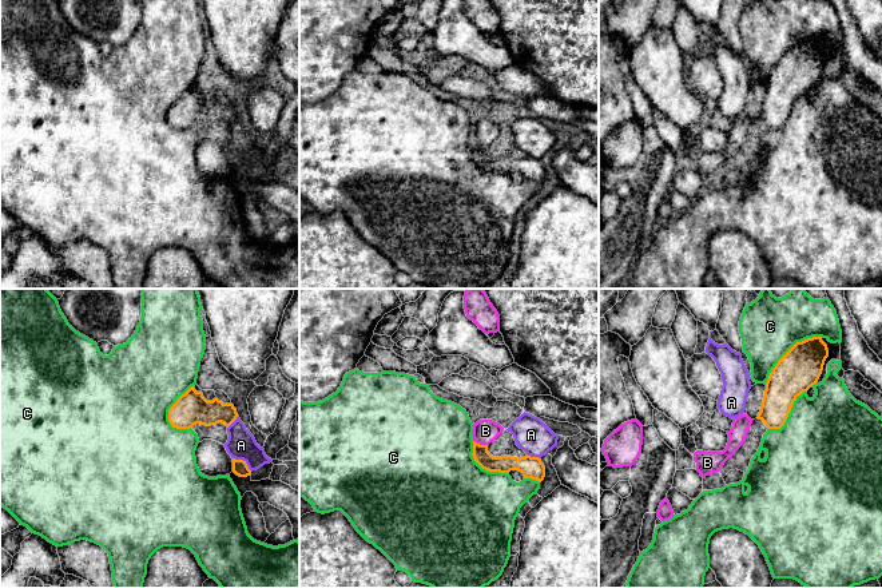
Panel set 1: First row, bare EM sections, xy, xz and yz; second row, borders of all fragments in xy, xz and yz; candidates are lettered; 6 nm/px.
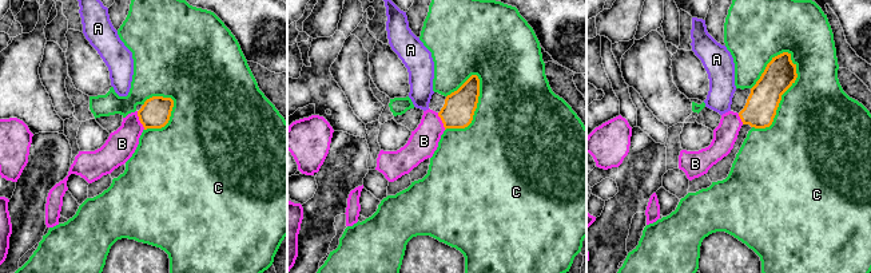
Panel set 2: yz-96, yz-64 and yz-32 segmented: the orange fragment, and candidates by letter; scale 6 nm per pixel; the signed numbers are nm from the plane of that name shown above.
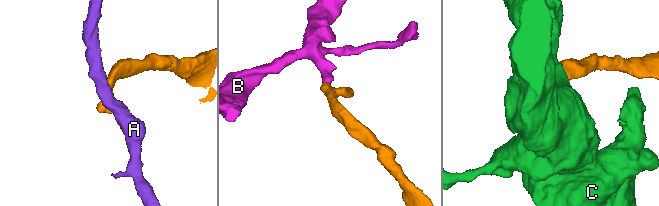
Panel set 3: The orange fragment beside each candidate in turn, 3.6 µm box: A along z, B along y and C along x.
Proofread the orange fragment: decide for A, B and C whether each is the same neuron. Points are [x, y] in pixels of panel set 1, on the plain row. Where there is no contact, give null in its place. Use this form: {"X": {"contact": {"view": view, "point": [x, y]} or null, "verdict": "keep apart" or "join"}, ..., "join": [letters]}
{"A": {"contact": {"view": "xy", "point": [243, 162]}, "verdict": "keep apart"}, "B": {"contact": {"view": "xz", "point": [479, 144]}, "verdict": "join"}, "C": {"contact": {"view": "xy", "point": [173, 106]}, "verdict": "keep apart"}, "join": ["B"]}

